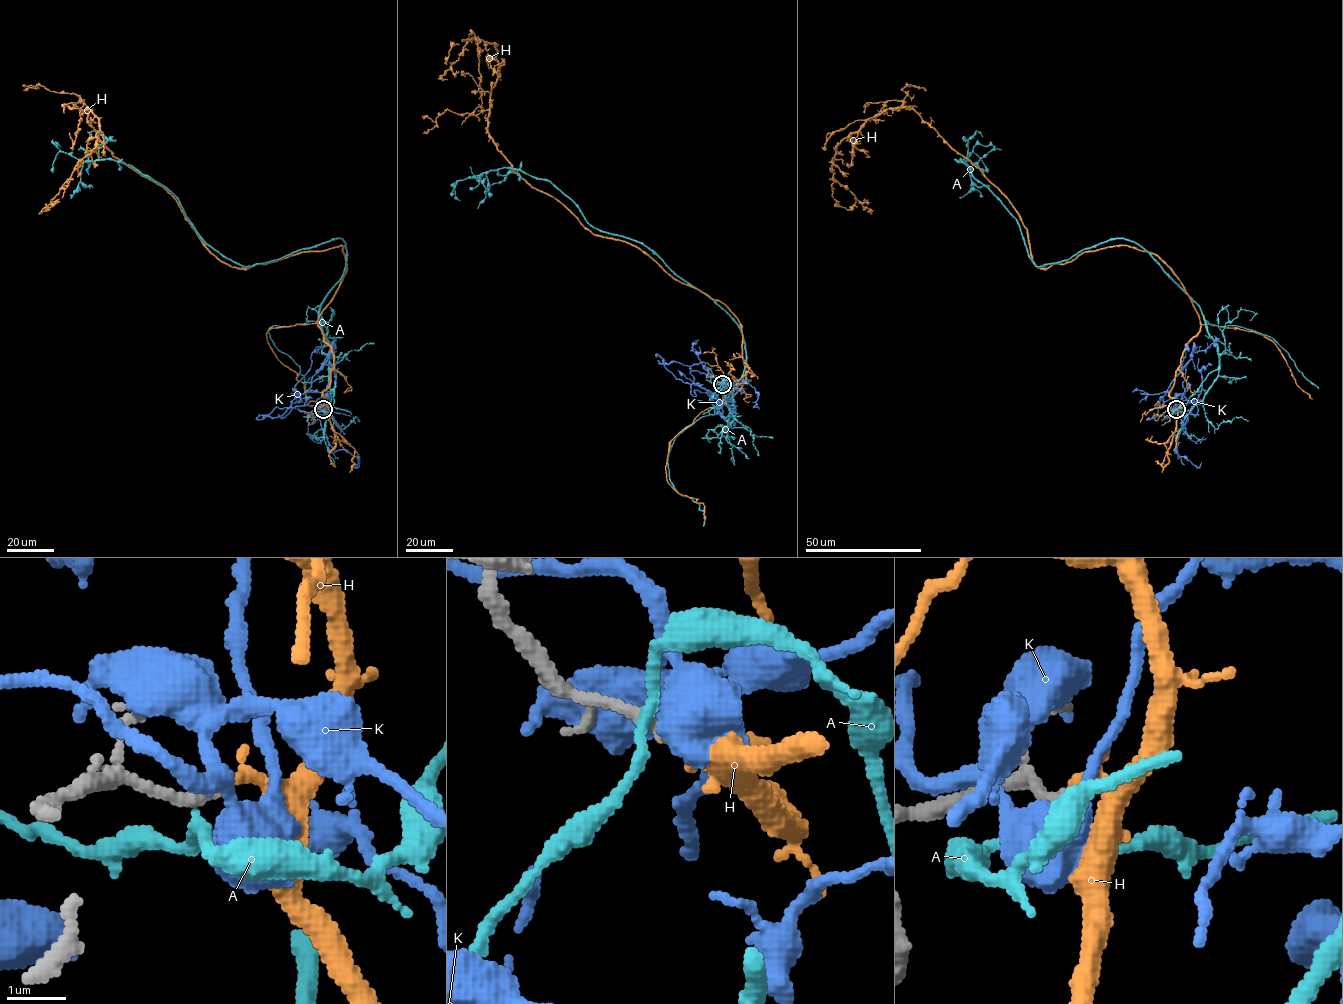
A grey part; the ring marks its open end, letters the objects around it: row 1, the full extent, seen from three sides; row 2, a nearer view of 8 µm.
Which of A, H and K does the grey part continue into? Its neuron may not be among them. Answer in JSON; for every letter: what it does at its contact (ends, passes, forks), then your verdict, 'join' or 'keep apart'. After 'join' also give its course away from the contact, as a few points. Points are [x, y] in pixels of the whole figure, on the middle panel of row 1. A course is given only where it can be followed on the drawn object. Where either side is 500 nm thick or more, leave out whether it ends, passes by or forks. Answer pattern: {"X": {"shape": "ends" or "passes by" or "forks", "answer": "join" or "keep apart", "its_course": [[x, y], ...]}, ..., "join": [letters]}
{"A": {"shape": "passes by", "answer": "keep apart"}, "H": {"shape": "ends", "answer": "join"}, "K": {"answer": "keep apart"}, "join": ["H"]}

